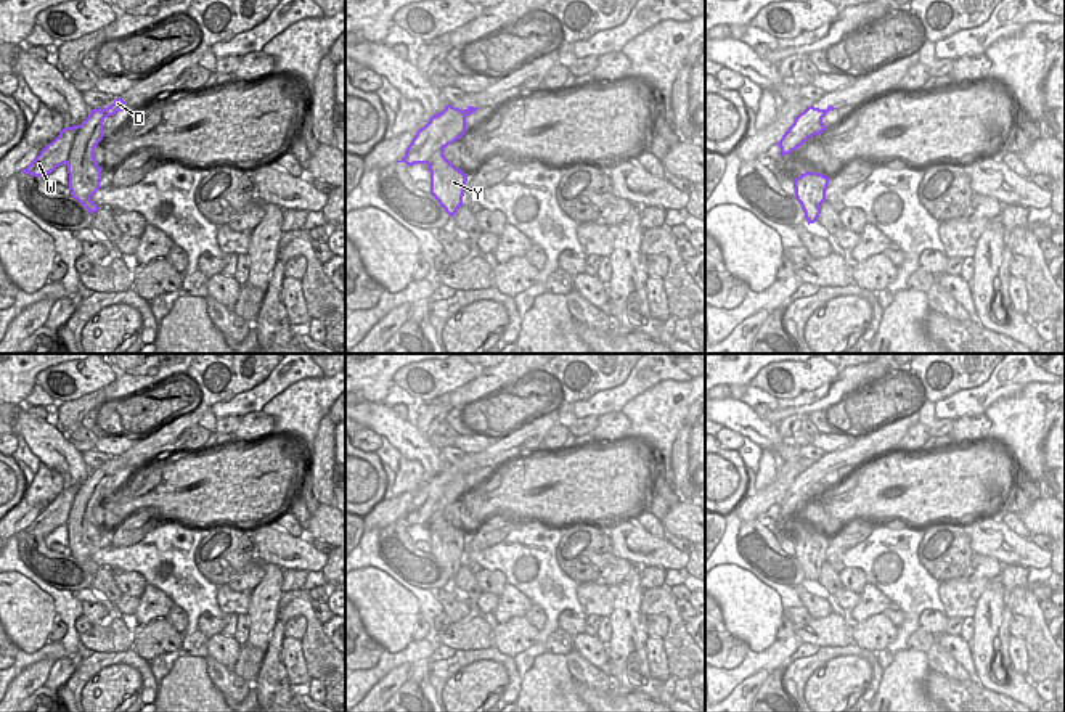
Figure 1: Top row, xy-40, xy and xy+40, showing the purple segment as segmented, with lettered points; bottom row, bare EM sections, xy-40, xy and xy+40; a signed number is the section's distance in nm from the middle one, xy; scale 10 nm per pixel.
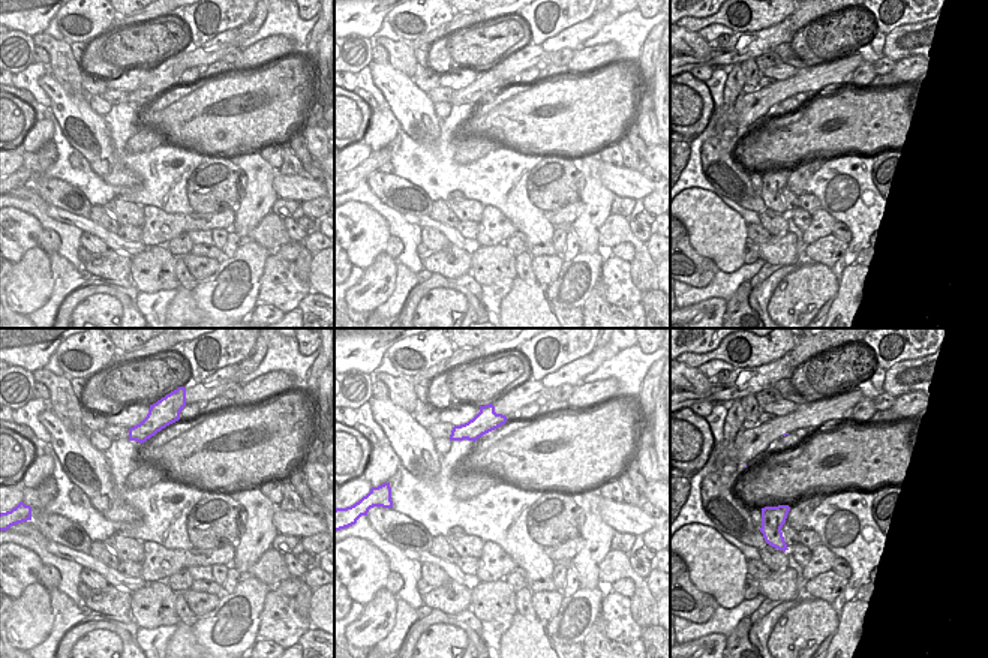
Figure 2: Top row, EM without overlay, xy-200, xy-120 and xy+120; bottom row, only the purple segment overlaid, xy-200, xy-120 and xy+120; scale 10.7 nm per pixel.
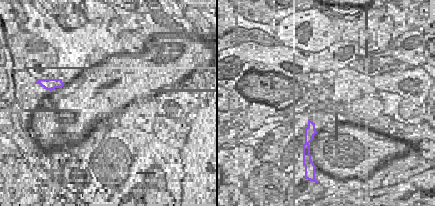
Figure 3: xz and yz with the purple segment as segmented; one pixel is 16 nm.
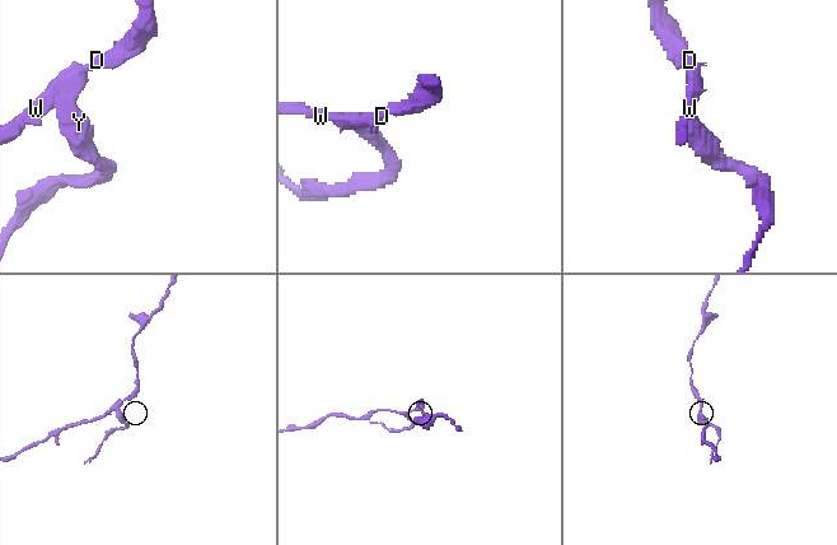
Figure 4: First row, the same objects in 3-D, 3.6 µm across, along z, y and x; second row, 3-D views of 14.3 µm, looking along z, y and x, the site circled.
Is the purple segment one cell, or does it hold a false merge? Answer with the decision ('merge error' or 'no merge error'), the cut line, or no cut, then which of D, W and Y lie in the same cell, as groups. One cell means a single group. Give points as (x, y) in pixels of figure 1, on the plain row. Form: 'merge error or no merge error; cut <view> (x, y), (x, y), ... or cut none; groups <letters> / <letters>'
merge error; cut xy (461, 471), (447, 487), (428, 524); groups D Y / W

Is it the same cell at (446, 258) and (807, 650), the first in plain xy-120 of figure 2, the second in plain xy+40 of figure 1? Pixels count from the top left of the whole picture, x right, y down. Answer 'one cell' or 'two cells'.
two cells

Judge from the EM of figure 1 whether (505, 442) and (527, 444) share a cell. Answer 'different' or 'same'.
same

